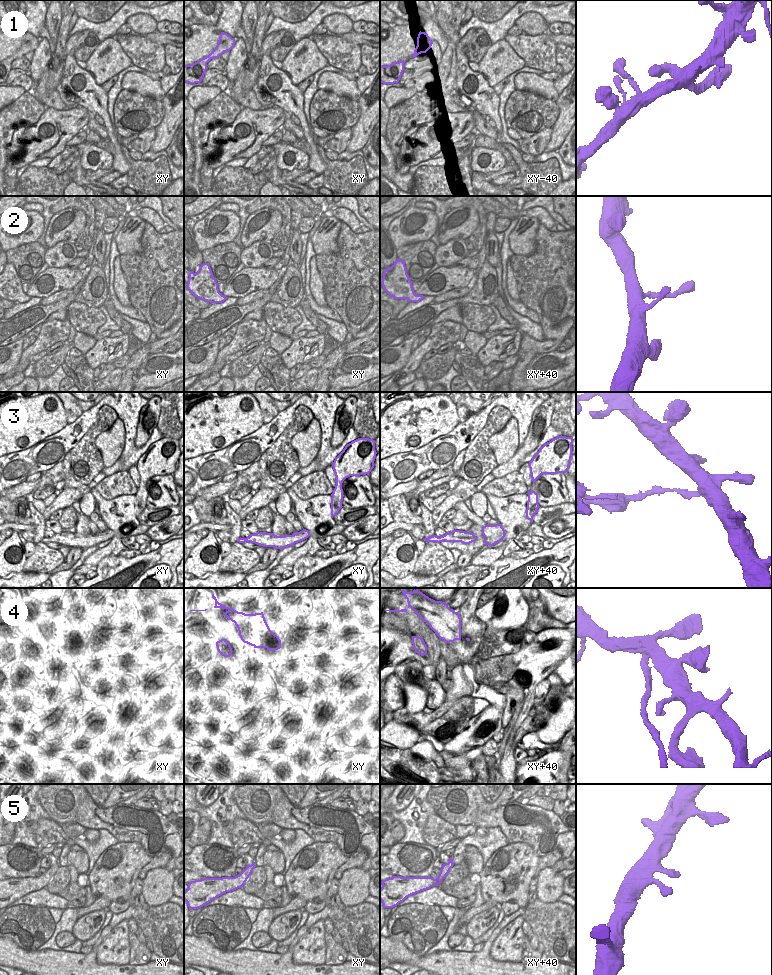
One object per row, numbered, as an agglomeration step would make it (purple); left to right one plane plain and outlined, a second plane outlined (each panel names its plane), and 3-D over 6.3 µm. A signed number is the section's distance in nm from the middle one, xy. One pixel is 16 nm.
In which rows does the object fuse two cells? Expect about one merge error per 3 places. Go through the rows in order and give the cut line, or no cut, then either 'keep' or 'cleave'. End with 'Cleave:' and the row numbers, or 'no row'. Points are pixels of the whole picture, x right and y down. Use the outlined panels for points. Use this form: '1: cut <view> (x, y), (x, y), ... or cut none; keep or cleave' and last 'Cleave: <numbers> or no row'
1: cut none; keep
2: cut none; keep
3: cut xy (281, 536), (275, 539), (273, 547); cleave
4: cut xy+40 (412, 636), (424, 643); cleave
5: cut none; keep
Cleave: 3, 4

